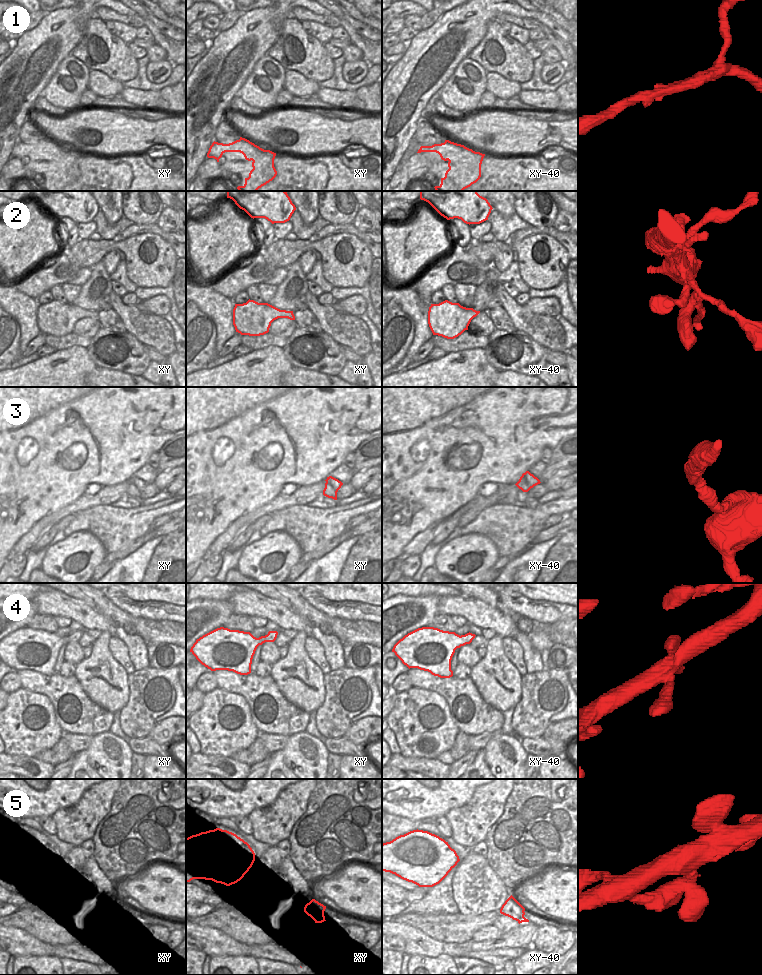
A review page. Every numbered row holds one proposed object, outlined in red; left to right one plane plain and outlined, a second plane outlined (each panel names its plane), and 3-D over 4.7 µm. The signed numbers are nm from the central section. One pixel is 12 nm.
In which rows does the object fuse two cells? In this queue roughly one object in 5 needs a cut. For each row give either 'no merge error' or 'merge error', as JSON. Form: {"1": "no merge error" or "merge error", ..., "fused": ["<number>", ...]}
{"1": "no merge error", "2": "no merge error", "3": "no merge error", "4": "no merge error", "5": "no merge error", "fused": []}

